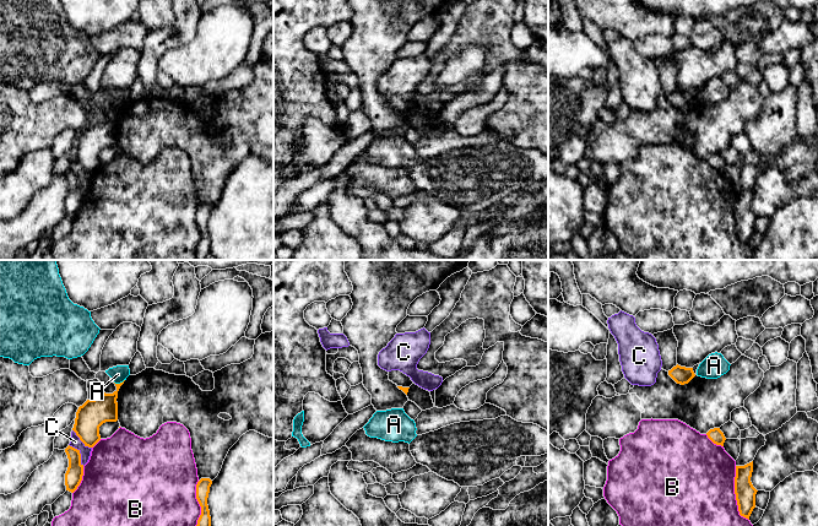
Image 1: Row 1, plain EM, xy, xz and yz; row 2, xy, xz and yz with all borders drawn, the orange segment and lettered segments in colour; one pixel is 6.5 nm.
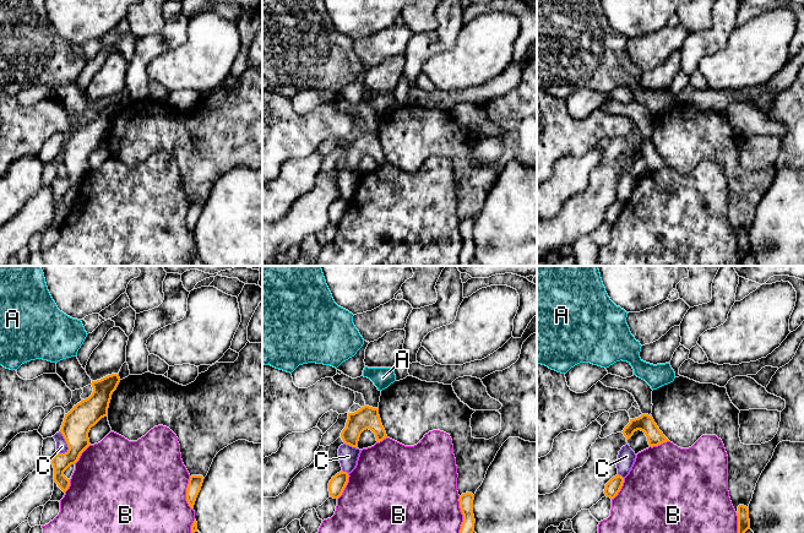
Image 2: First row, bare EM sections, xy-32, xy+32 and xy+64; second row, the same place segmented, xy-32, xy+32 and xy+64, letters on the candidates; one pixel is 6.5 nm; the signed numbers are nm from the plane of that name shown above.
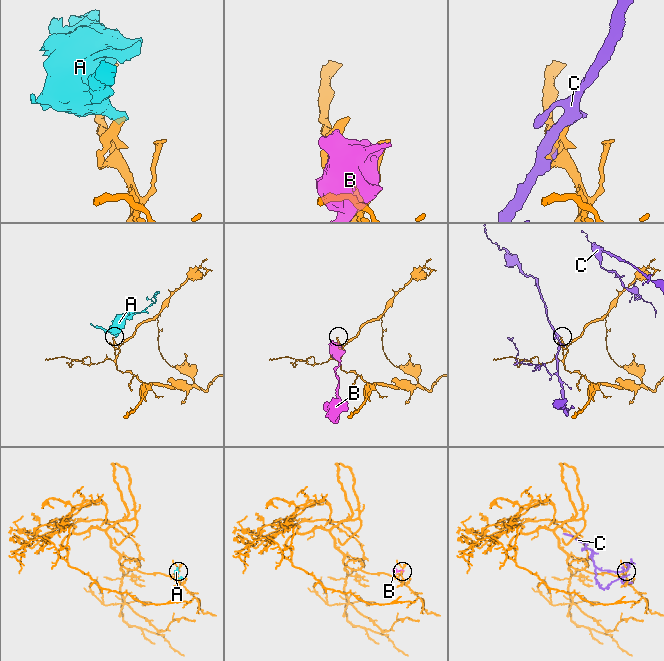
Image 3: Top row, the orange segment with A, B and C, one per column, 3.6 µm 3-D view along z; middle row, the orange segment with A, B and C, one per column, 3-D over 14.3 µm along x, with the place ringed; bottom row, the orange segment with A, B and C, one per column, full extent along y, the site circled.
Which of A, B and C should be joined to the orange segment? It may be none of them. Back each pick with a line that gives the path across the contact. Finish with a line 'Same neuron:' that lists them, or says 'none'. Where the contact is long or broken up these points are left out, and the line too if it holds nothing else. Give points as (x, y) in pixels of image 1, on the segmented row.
Same neuron: none

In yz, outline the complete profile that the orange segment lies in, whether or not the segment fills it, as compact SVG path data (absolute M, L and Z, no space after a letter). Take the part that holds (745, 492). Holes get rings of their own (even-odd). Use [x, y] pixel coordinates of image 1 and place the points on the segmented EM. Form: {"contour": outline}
{"contour": "M753 461L744 466L736 466L735 494L740 515L748 519L755 508L757 489L751 482Z"}

